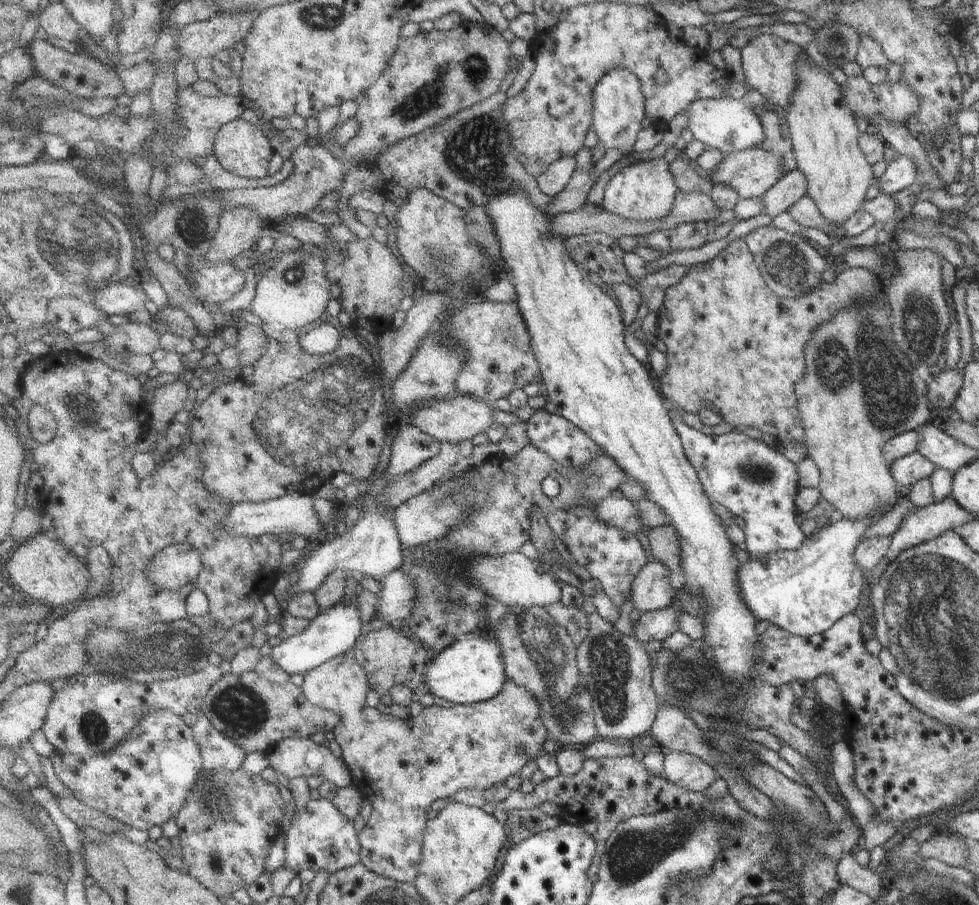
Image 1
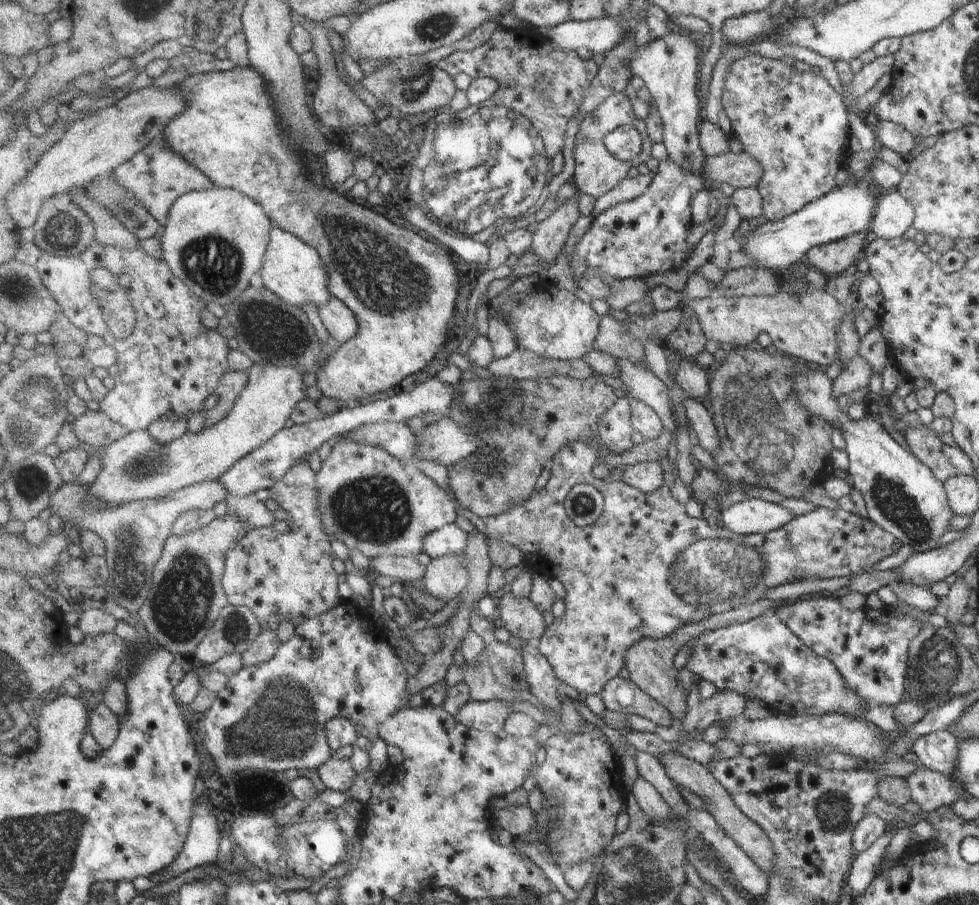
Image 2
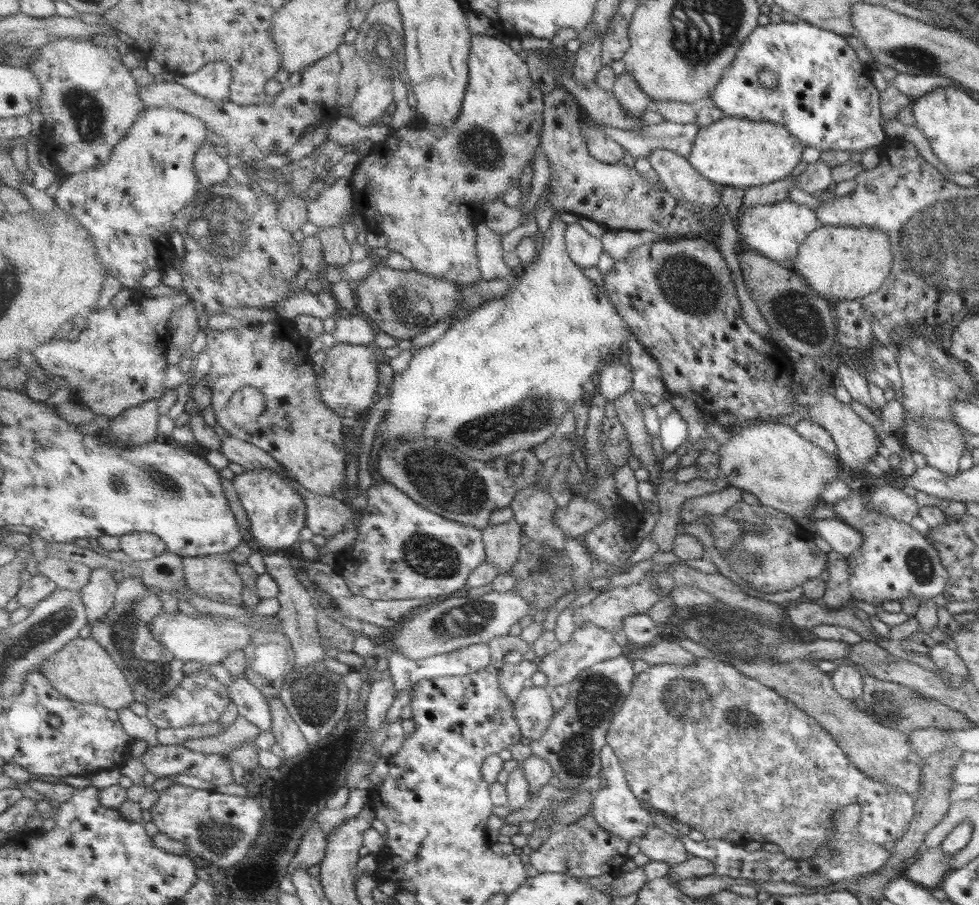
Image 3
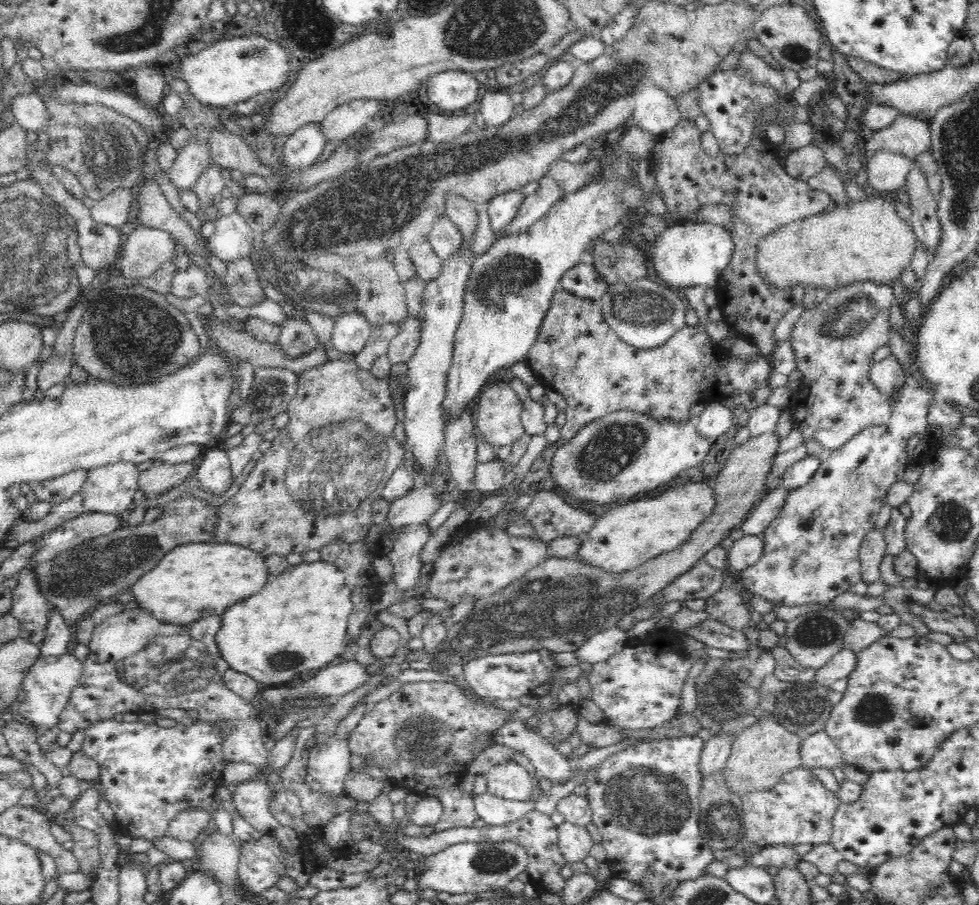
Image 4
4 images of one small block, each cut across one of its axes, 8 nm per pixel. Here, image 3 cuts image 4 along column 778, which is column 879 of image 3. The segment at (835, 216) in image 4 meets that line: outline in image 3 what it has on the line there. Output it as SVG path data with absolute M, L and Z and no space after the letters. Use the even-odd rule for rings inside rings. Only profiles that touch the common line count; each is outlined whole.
M823 225L814 229L804 242L801 242L792 270L802 275L809 287L819 292L833 305L840 301L854 302L860 297L875 293L890 274L892 261L890 239L880 229L866 225L859 227Z

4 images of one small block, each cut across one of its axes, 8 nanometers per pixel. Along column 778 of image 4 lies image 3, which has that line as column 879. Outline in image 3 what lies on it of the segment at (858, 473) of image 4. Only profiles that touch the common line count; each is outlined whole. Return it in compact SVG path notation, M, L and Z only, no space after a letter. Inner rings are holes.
M852 489L847 497L833 503L837 519L862 534L860 548L847 558L850 591L854 600L880 607L887 601L901 602L911 597L932 599L943 595L948 588L949 575L942 567L938 552L909 523L869 511L862 489Z

